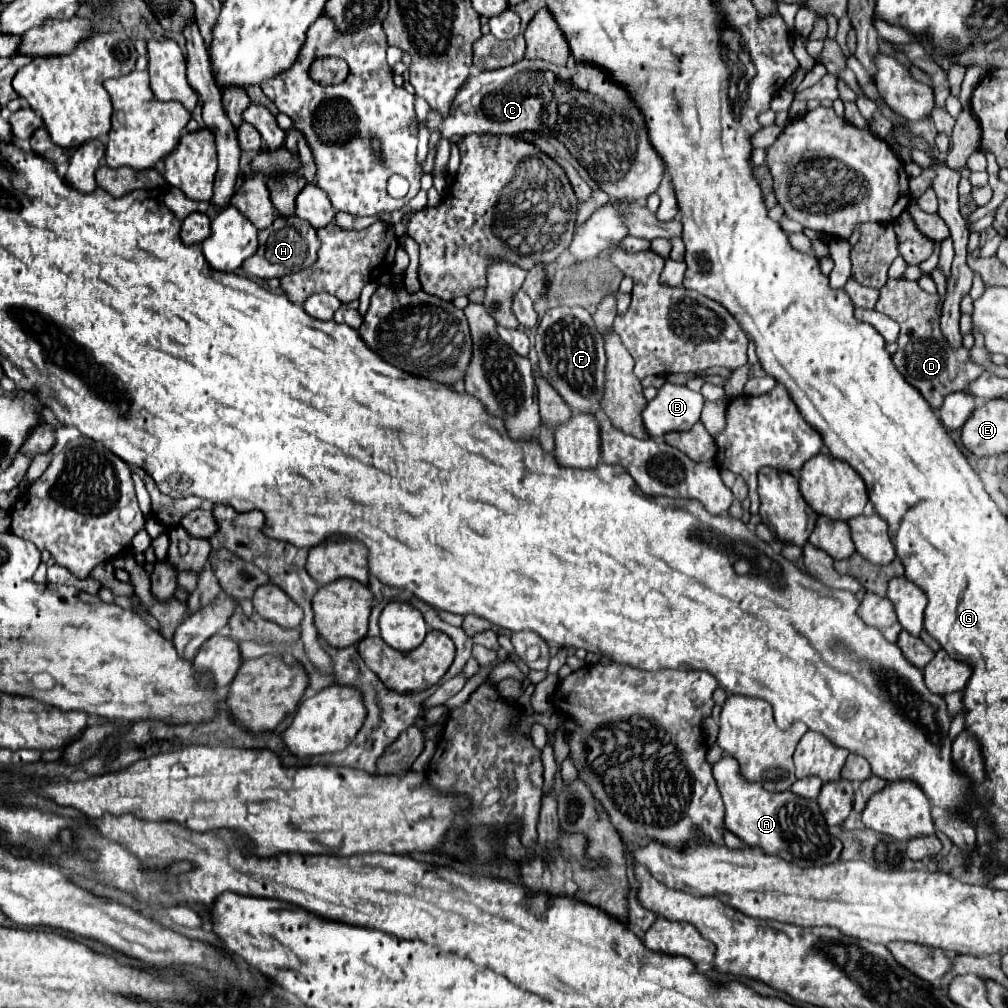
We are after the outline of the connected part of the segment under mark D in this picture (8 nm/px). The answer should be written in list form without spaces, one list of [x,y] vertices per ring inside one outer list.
[[[904,278],[888,280],[880,290],[876,310],[888,314],[900,324],[900,334],[896,340],[898,350],[892,356],[892,362],[904,380],[910,382],[926,398],[932,410],[938,410],[948,394],[966,390],[966,386],[984,372],[984,368],[970,358],[968,348],[952,348],[946,344],[946,338],[942,336],[938,324],[942,314],[938,294],[928,294],[916,282],[908,282]]]

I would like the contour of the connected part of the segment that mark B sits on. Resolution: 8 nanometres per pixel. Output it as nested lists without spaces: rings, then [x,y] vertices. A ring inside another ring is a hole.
[[[666,382],[658,390],[658,396],[644,408],[644,426],[652,438],[664,436],[672,430],[692,428],[700,422],[704,402],[706,400],[700,392],[692,392],[684,384]]]

